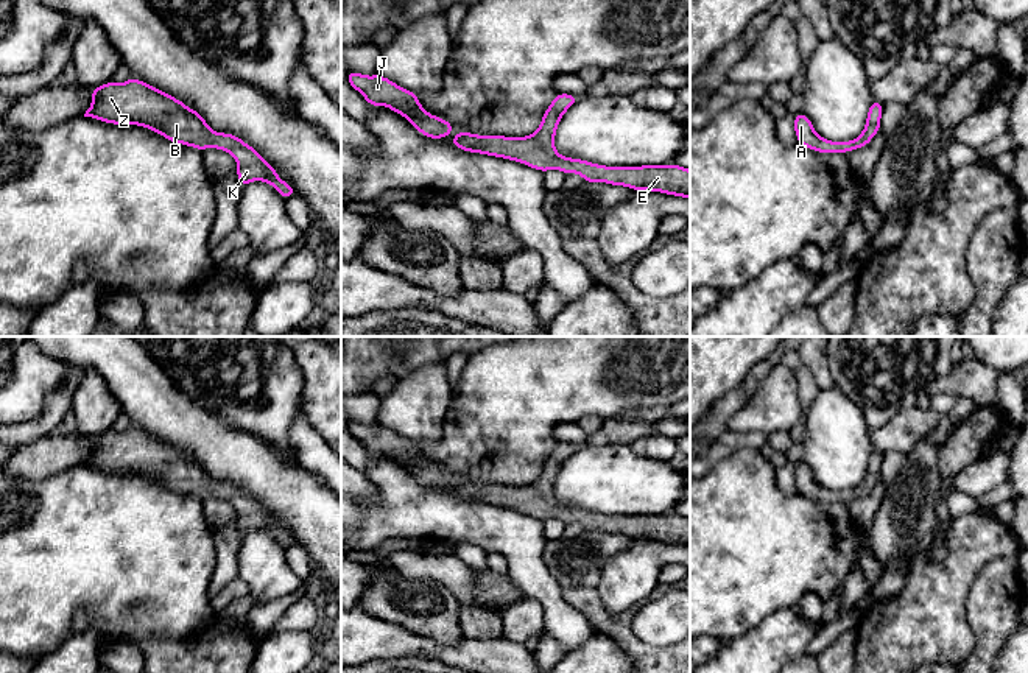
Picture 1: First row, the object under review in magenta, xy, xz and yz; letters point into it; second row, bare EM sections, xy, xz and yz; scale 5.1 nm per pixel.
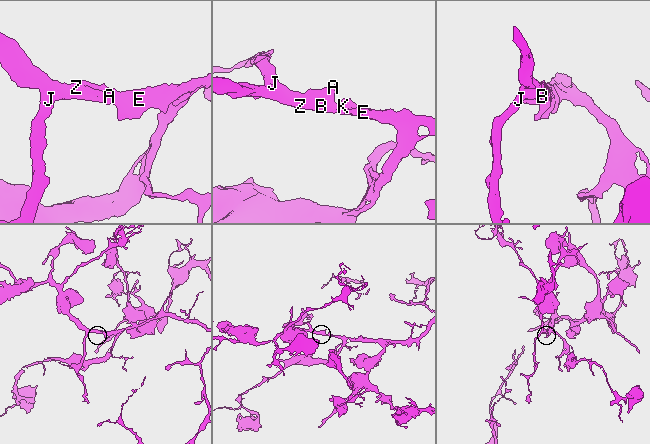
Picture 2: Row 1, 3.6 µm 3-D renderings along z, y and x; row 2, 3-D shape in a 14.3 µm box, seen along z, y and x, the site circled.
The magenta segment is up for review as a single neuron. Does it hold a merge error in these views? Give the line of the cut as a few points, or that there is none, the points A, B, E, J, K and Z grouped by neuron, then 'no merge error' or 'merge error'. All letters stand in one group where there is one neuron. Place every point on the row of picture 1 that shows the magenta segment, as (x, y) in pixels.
no cut; A B E J K Z; no merge error

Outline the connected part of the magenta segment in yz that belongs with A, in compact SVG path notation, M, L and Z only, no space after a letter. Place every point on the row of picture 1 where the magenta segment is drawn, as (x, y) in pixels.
M877 100L871 103L863 132L850 142L830 142L822 139L816 134L810 118L804 112L794 115L794 132L802 146L816 153L849 153L866 146L880 131L882 109L883 103Z

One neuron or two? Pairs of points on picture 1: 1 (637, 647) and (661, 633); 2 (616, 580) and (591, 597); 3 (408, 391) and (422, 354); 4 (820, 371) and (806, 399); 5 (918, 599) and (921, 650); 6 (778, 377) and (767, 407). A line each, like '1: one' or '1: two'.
1: two
2: two
3: two
4: two
5: one
6: one

